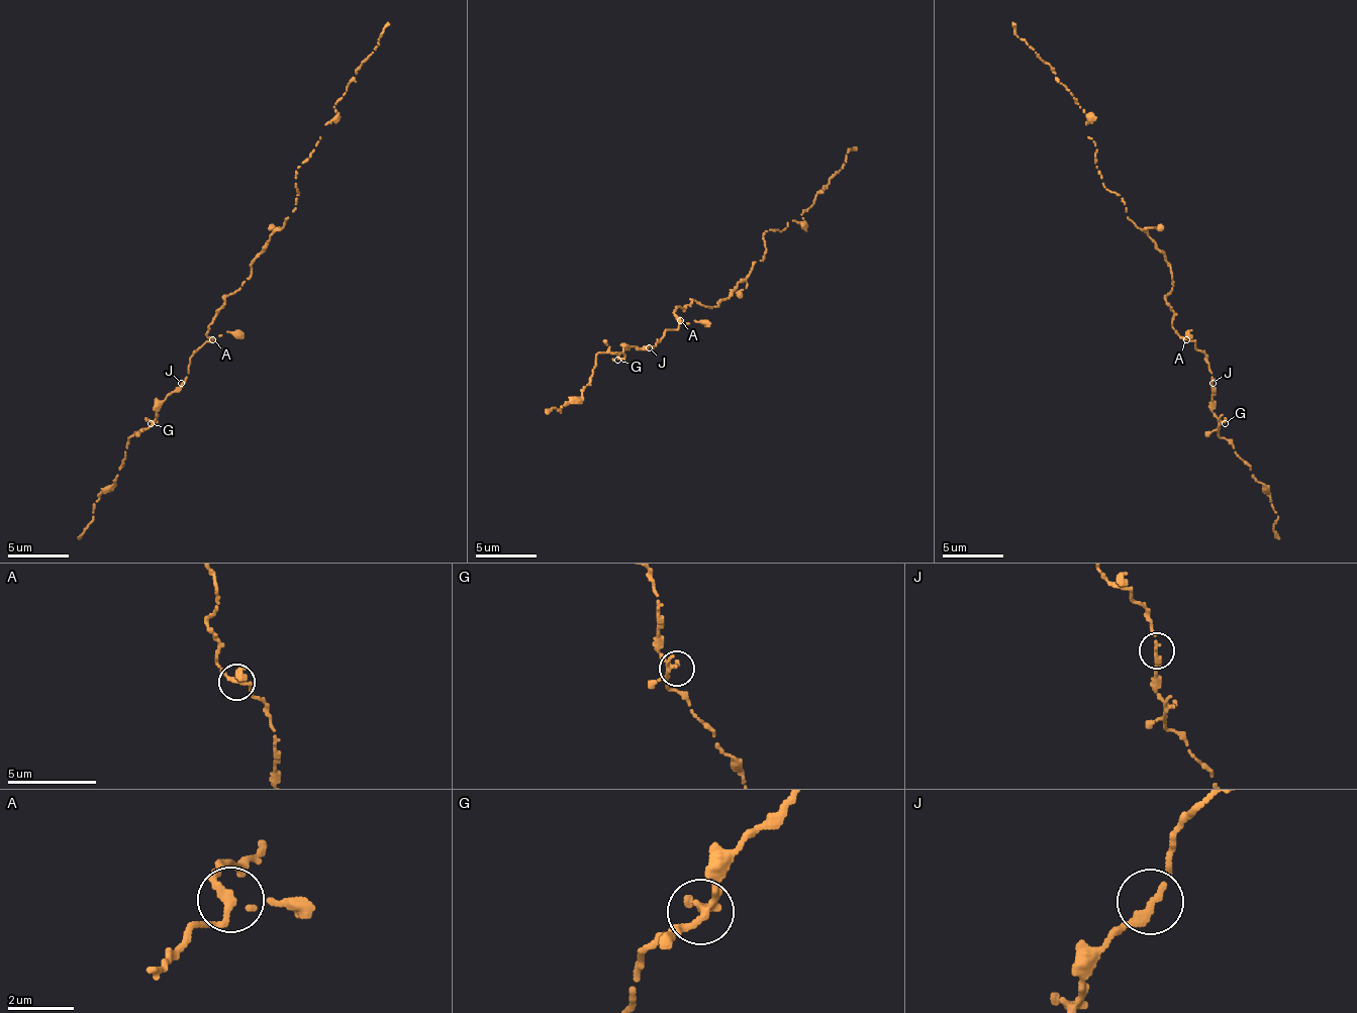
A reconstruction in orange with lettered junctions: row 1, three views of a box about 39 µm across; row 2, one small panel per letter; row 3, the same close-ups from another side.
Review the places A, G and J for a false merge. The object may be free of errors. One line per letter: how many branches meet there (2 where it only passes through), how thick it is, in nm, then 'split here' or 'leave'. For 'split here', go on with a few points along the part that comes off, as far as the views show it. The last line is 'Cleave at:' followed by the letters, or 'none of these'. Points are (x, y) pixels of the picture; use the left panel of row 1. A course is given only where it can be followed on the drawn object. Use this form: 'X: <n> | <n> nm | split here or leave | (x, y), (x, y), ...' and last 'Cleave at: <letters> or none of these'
A: 3 | 200 nm | leave
G: 3 | 180 nm | leave
J: 2 | 260 nm | leave
Cleave at: none of these

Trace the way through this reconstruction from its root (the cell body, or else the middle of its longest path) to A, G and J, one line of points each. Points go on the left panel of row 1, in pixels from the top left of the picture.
A: (243, 282), (224, 300), (224, 306), (215, 315), (206, 334), (212, 340)
G: (243, 282), (215, 315), (206, 334), (212, 340), (190, 356), (187, 377), (163, 402), (151, 423)
J: (243, 282), (215, 315), (206, 334), (212, 340), (190, 356), (187, 377), (181, 383)

